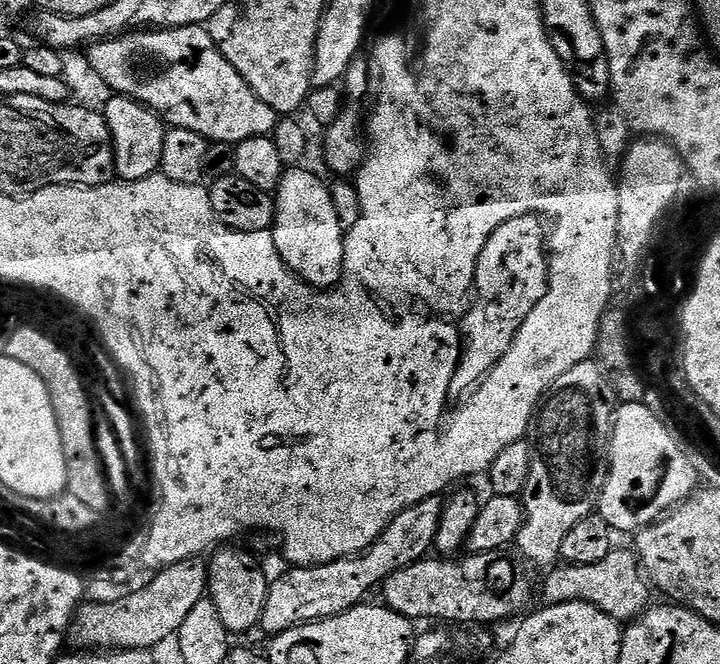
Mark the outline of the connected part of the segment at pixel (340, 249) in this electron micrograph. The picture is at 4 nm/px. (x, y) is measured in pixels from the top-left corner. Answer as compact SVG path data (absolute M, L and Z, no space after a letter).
M292 166L280 177L274 193L276 219L271 233L282 262L303 283L317 290L335 288L344 275L345 228L338 222L331 187L304 166Z

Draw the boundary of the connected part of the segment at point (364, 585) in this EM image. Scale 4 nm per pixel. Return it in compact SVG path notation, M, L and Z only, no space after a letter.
M443 495L431 496L402 510L402 514L395 516L386 530L382 530L371 548L359 556L347 556L329 564L318 564L314 568L289 567L282 578L268 585L259 631L264 631L265 637L271 638L303 624L313 624L338 614L346 614L346 610L365 603L371 588L379 589L384 580L390 578L390 574L418 563L433 551L444 502Z

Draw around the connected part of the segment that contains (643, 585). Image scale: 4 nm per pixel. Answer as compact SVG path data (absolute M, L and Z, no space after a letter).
M613 550L602 558L602 562L594 562L590 566L569 564L556 566L547 573L544 580L544 596L549 605L565 604L566 602L586 602L598 606L610 618L621 622L631 622L645 612L649 607L648 588L649 581L640 567L635 551L620 552Z

